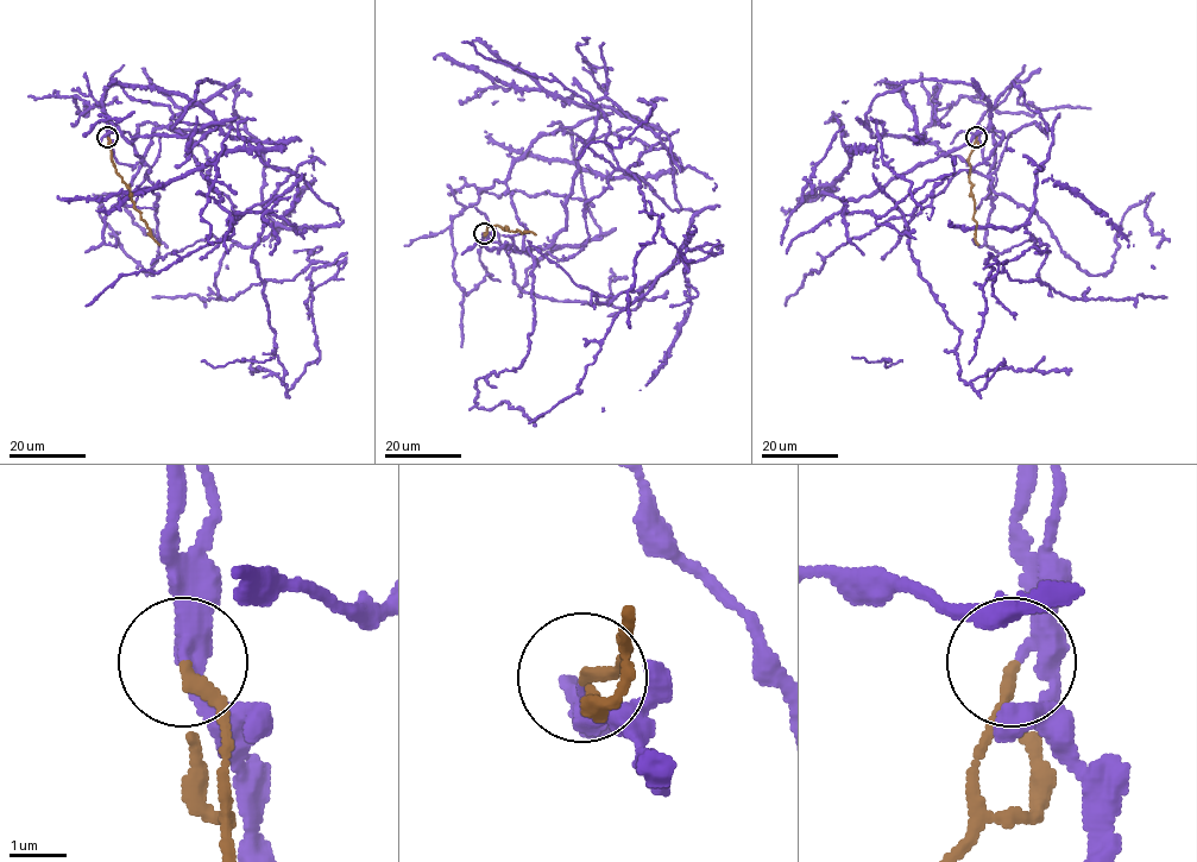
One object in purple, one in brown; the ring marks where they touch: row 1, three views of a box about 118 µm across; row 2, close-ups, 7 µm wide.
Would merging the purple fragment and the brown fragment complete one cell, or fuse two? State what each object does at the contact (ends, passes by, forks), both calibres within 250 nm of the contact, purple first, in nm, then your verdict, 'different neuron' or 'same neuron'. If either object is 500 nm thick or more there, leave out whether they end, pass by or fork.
purple passes by; brown ends; calibres 320 and 220 nm; different neuron

